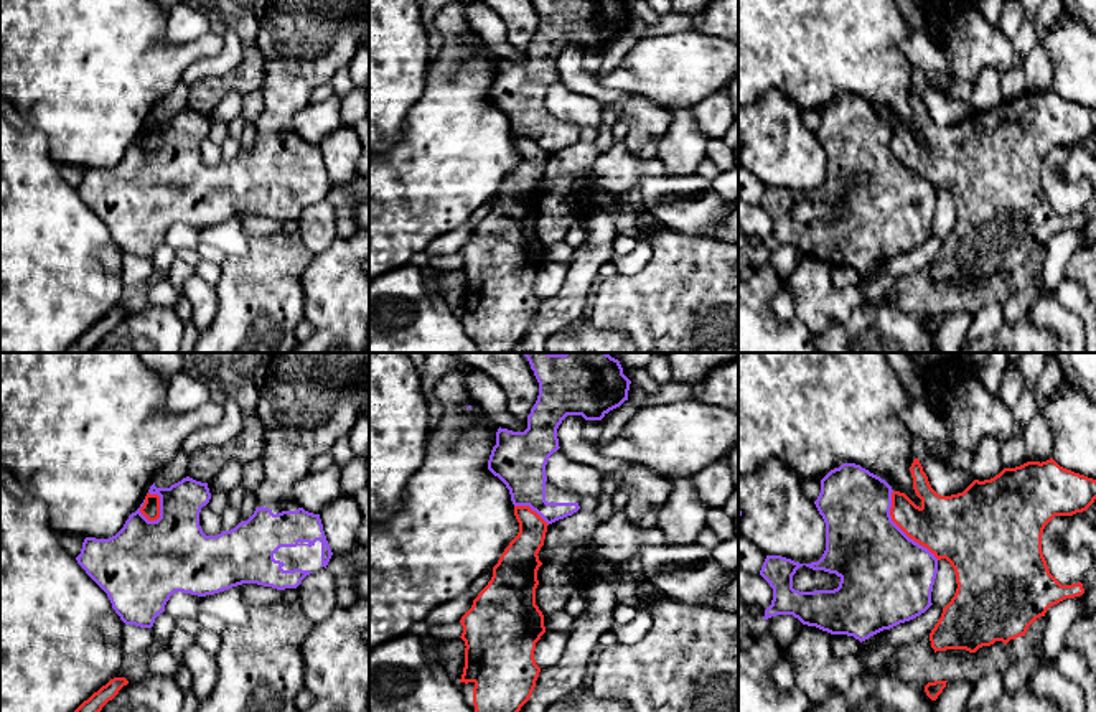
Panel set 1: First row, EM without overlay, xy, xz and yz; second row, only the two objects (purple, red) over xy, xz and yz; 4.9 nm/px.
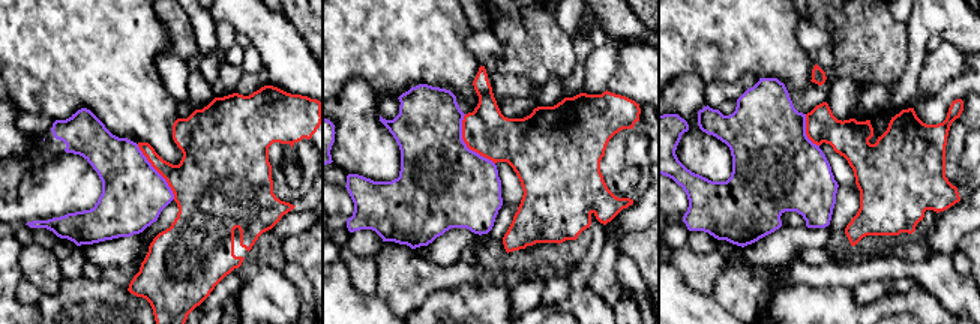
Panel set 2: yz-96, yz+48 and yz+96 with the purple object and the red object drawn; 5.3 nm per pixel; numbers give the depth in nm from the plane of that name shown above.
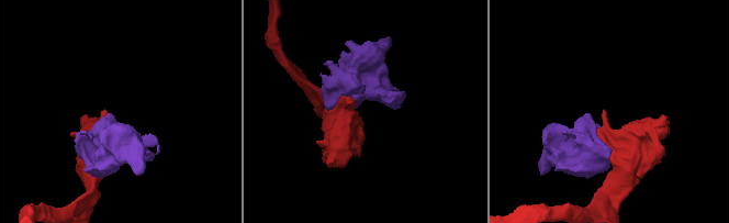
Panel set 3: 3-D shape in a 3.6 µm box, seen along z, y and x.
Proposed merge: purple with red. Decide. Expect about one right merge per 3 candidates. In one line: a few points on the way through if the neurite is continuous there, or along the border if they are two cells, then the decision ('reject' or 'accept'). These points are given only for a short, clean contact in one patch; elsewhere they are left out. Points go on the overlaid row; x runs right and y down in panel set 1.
reject

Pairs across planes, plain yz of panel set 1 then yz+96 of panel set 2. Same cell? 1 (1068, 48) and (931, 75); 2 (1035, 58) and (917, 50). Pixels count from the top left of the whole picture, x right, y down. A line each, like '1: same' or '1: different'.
1: different
2: different

